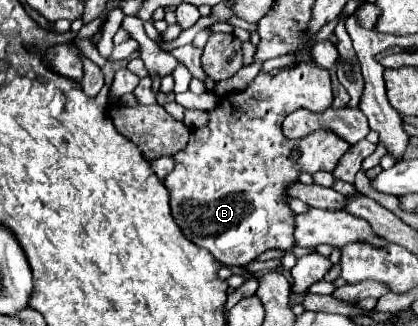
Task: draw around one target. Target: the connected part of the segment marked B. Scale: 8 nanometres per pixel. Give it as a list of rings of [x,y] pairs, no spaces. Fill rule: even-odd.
[[[302,62],[294,64],[288,70],[282,70],[278,74],[258,74],[250,86],[242,92],[232,92],[224,96],[214,110],[210,110],[210,122],[208,126],[194,128],[190,134],[188,146],[184,152],[174,154],[176,166],[174,170],[164,178],[164,186],[170,190],[172,200],[172,216],[176,224],[182,228],[184,236],[192,240],[196,246],[204,246],[210,250],[210,254],[226,266],[244,266],[262,252],[270,248],[282,248],[290,250],[294,246],[294,212],[284,202],[286,198],[286,186],[294,180],[298,180],[300,170],[306,172],[318,172],[328,170],[332,172],[338,160],[344,156],[344,152],[350,148],[348,142],[338,138],[336,134],[328,130],[316,130],[310,136],[302,140],[288,140],[284,138],[280,124],[282,120],[298,110],[306,108],[312,112],[322,112],[330,108],[332,104],[332,88],[330,88],[330,72],[316,62]],[[300,148],[302,156],[298,162],[290,160],[290,150]]]

